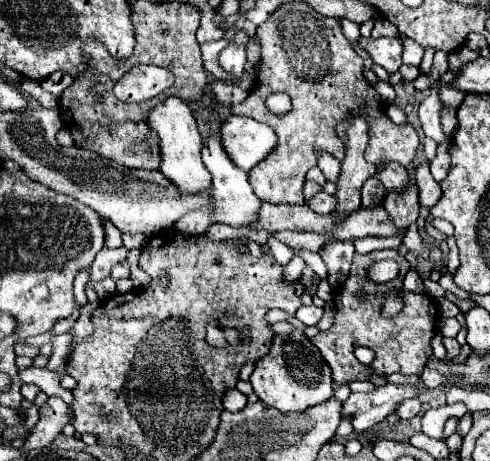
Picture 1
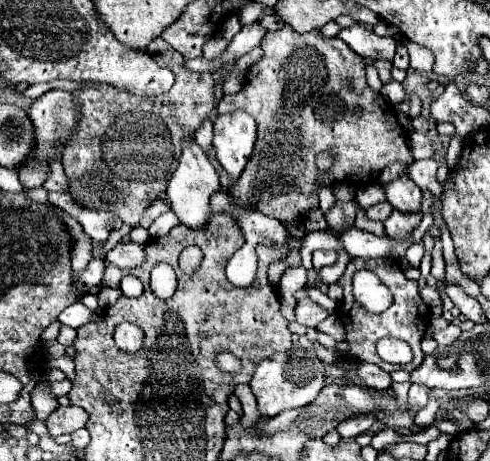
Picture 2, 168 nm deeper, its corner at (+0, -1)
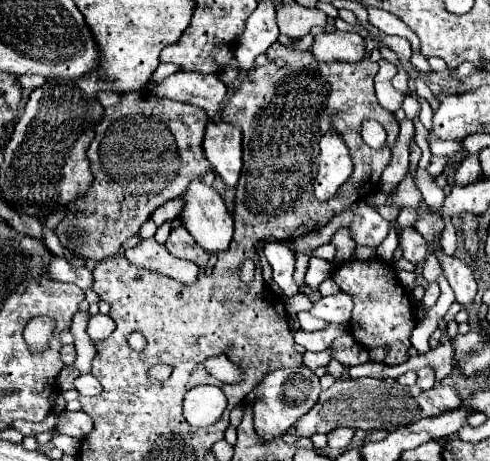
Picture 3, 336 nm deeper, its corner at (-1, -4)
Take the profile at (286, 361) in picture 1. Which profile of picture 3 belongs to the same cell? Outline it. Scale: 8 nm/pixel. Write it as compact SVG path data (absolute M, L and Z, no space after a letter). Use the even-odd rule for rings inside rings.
M308 367L278 369L276 373L268 373L268 377L254 389L254 395L254 429L262 441L272 441L288 433L296 421L316 405L320 395L320 381Z

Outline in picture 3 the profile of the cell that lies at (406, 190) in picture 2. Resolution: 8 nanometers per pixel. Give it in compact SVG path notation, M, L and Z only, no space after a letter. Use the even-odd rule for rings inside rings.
M420 203L420 207L416 211L420 213L422 219L416 223L414 229L430 243L435 235L441 234L444 231L444 219L434 215L434 213L430 213L426 203Z

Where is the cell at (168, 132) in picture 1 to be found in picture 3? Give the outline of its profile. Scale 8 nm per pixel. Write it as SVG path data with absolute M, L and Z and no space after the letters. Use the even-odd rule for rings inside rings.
M192 181L182 195L184 209L180 219L190 231L194 241L208 251L226 251L232 241L234 221L226 211L222 197L200 181Z

